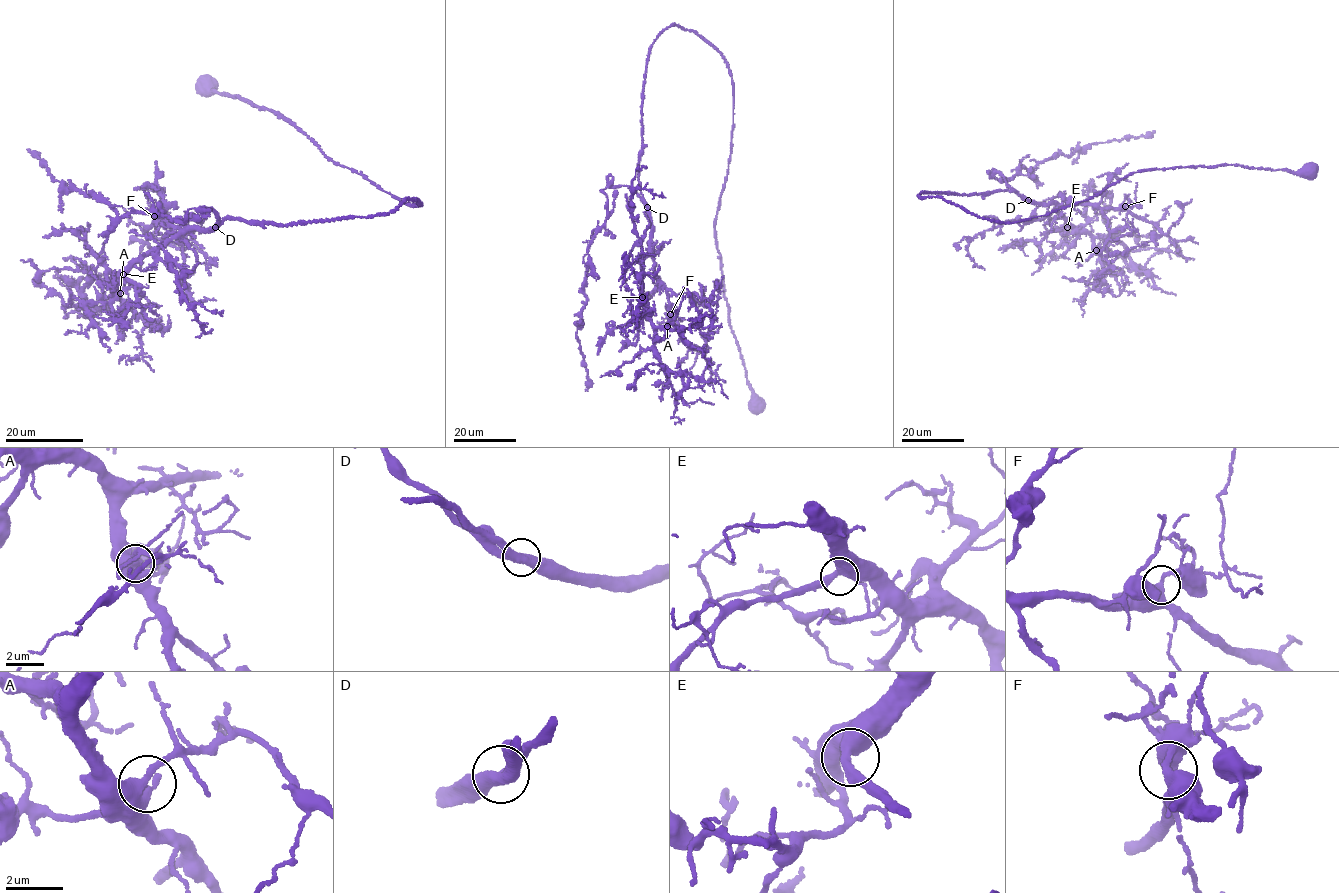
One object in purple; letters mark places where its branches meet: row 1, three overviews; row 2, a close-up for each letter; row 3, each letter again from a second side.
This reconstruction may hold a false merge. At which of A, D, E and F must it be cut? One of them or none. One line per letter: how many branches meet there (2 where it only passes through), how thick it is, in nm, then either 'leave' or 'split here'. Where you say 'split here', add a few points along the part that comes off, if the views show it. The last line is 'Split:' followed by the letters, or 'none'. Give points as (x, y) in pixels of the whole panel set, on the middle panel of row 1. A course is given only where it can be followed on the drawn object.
A: branches 2; calibre 440 nm; leave
D: branches 2; calibre 500 nm; leave
E: branches 2; calibre 500 nm; leave
F: branches 2; calibre 440 nm; leave
Split: none

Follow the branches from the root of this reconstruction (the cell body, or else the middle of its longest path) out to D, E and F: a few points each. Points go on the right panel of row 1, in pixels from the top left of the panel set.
D: (1307, 170), (1228, 164), (1139, 171), (1087, 200), (1006, 223), (918, 195), (1008, 189), (1028, 200)
E: (1307, 170), (1139, 171), (1087, 200), (1006, 223), (918, 195), (1014, 190), (1057, 203), (1067, 227)
F: (1307, 170), (1228, 164), (1139, 171), (1087, 200), (1006, 223), (918, 195), (1008, 189), (1040, 203), (1125, 206)

